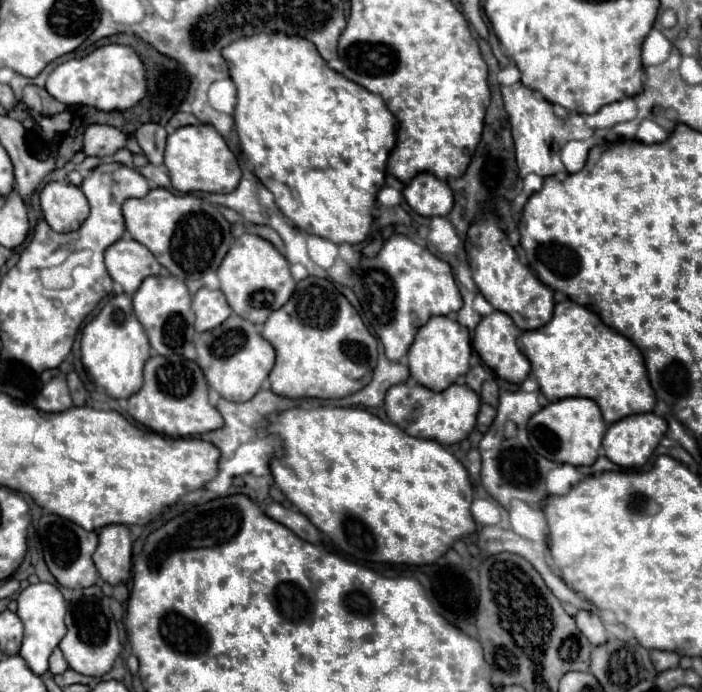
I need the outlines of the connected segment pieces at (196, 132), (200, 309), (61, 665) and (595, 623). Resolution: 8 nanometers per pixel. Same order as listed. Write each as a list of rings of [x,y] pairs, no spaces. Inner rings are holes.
[[[210,124],[184,126],[168,136],[164,164],[168,168],[172,186],[178,192],[232,192],[240,182],[240,166],[230,152],[224,138]]]
[[[200,288],[194,294],[192,310],[196,314],[196,324],[194,324],[196,332],[206,332],[216,328],[232,314],[224,294],[220,290],[208,290],[208,288]]]
[[[56,648],[56,650],[52,652],[52,656],[50,656],[50,672],[52,672],[52,674],[64,674],[66,670],[68,670],[68,662],[64,660],[62,652]]]
[[[578,610],[578,614],[574,616],[578,630],[590,640],[590,644],[598,644],[598,642],[606,642],[608,634],[606,628],[602,624],[602,620],[598,618],[596,612],[588,612],[588,610]]]

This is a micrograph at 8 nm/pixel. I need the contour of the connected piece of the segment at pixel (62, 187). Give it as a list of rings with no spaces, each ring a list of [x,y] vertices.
[[[48,182],[40,192],[42,214],[54,232],[72,232],[88,218],[88,200],[80,188],[66,182]]]

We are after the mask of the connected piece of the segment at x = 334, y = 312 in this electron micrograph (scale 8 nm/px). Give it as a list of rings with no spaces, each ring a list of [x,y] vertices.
[[[306,278],[296,284],[296,294],[260,328],[264,340],[276,350],[270,388],[286,398],[346,398],[370,384],[376,362],[376,338],[368,332],[352,304],[330,280]]]

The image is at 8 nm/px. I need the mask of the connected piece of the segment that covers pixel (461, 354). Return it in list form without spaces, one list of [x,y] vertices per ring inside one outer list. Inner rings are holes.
[[[434,316],[428,320],[428,324],[424,324],[418,330],[416,340],[410,346],[410,352],[408,352],[410,376],[420,386],[434,390],[434,392],[442,392],[468,372],[470,354],[472,354],[472,348],[470,348],[468,328],[462,328],[458,322],[454,322],[448,316]]]

